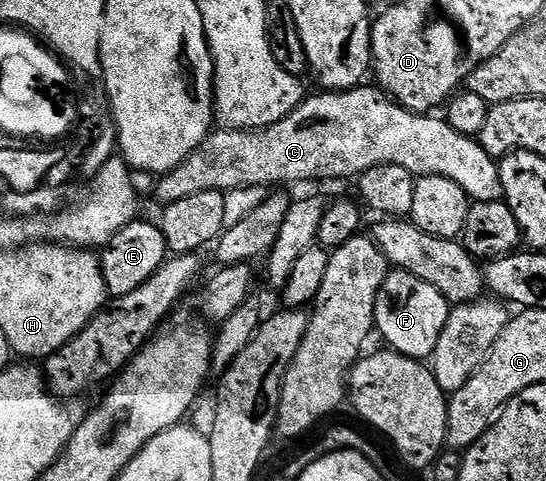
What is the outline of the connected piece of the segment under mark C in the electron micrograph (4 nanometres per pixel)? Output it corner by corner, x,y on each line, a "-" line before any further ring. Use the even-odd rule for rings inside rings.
361,86
359,88
351,88
348,92
325,92
321,91
320,96
312,96
305,99
298,107
293,108
292,112
286,118
282,118
278,122
274,122
269,128
258,128
255,130
216,130
207,136
198,146
198,150
194,150
194,154
190,154
190,158
186,158
186,162
182,162
173,172
165,172
159,177
160,185
156,188
156,196
161,200
161,205
167,206
178,202
182,198
190,198
190,194
202,194
203,192
223,192
225,194
232,192
235,188
267,188
271,189
272,184
280,184
276,186
288,186
284,184
300,184
303,180
348,180
351,178
359,178
362,173
371,168
377,168
383,164
393,164
400,166
406,170
410,170
413,177
422,176
441,176
442,178
450,178
450,182
458,182
458,186
462,186
462,190
468,195
469,201
485,204
491,200
500,200
502,196
502,182
500,181
499,163
490,155
486,154
479,139
471,136
463,136
458,134
458,130
454,130
448,124
447,119
436,117
436,114
417,114
407,112
401,108
399,104
393,102
389,97
380,91
379,87

